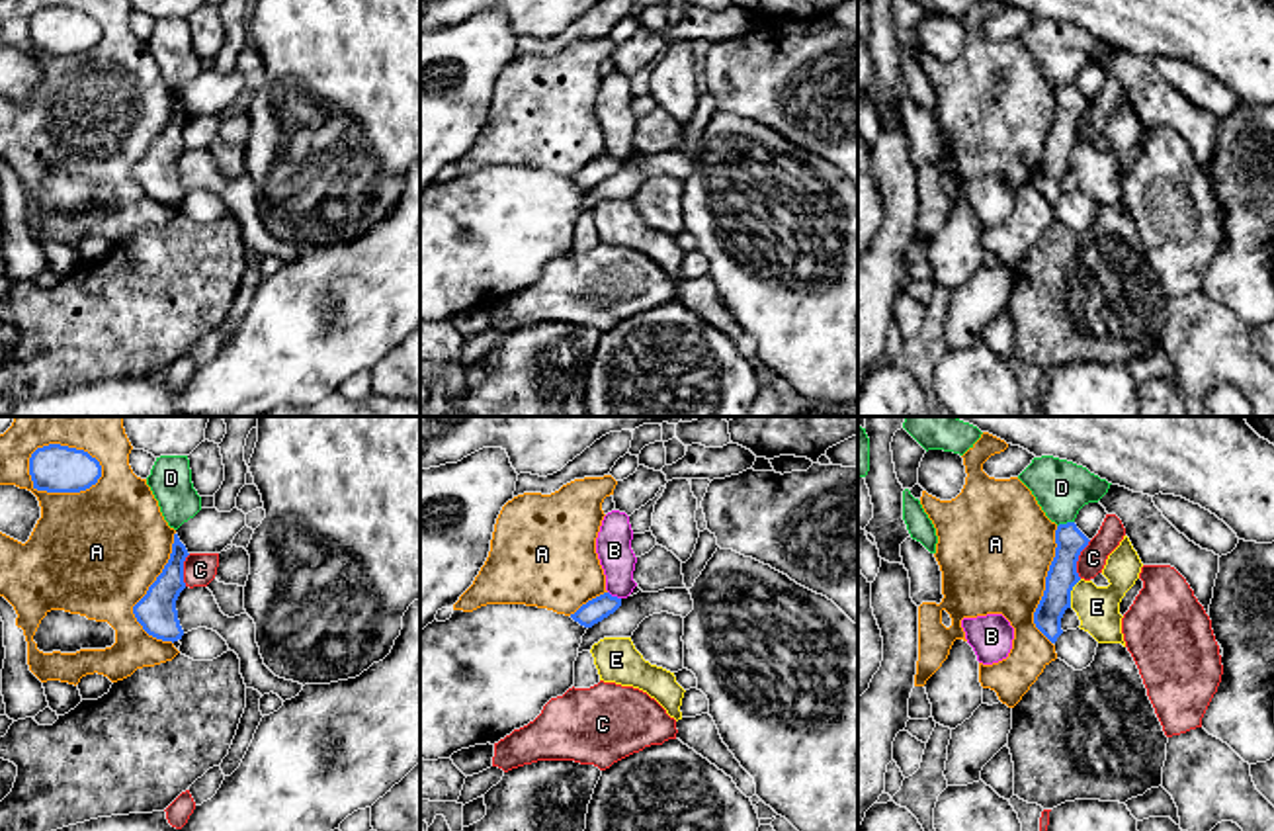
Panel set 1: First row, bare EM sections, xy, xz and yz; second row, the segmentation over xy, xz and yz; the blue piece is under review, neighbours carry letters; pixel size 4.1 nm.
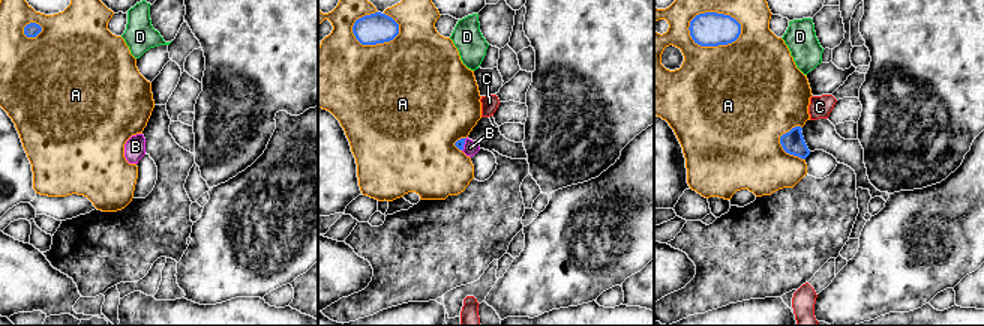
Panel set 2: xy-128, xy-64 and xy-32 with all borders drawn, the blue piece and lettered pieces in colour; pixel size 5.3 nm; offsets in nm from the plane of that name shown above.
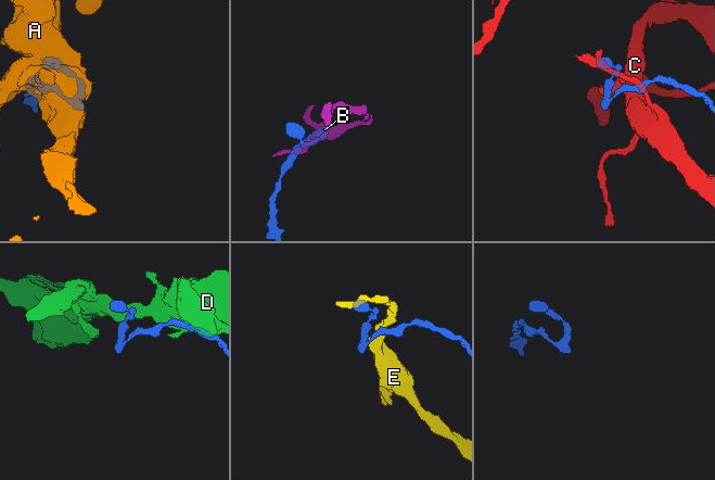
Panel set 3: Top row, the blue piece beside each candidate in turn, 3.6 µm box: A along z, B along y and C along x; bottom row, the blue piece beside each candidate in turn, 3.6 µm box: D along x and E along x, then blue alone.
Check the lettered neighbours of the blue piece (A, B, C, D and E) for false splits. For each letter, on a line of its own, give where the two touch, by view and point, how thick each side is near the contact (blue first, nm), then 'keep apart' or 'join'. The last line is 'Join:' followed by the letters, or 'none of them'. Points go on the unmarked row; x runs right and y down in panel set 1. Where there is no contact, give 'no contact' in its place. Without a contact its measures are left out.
A: xy (71, 10) | 200/170 nm | keep apart
B: xz (614, 159) | 100/140 nm | keep apart
C: yz (1077, 122) | 120/110 nm | keep apart
D: yz (1067, 85) | 120/220 nm | keep apart
E: yz (1069, 155) | 120/180 nm | keep apart
Join: none of them

